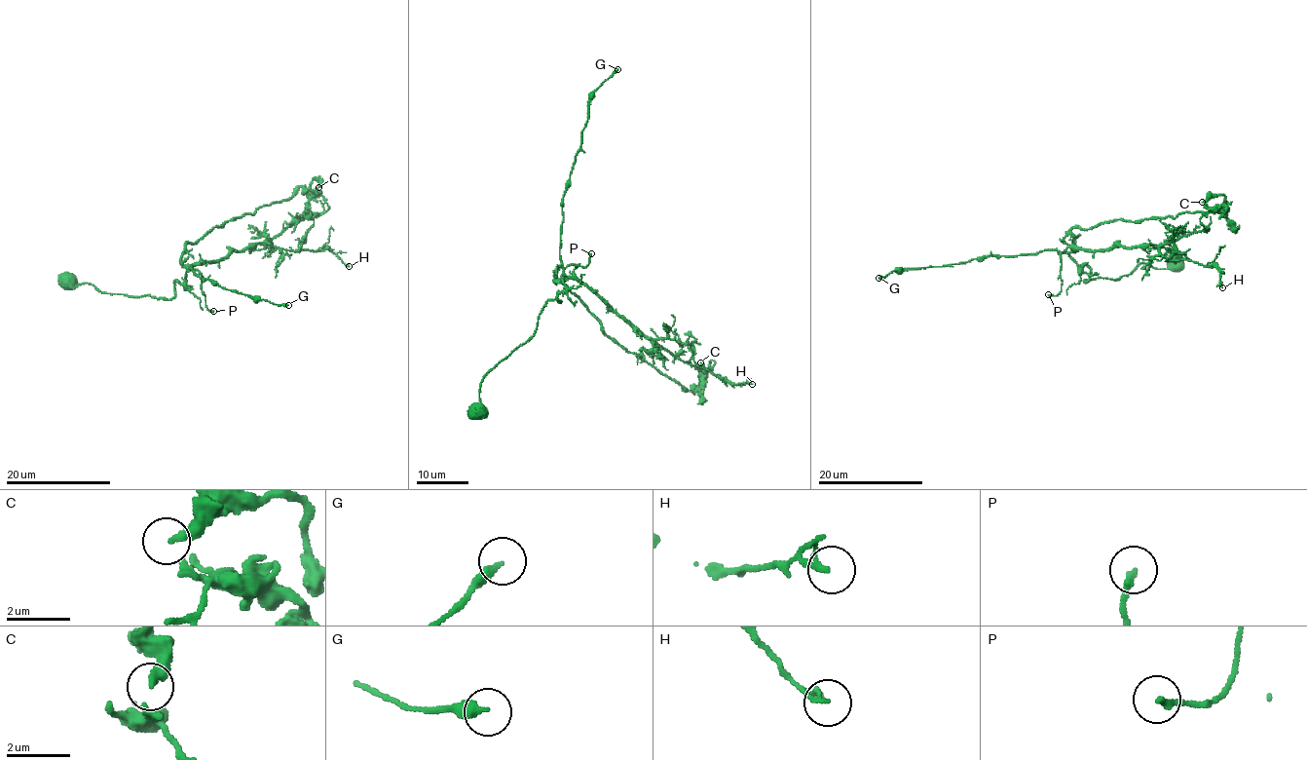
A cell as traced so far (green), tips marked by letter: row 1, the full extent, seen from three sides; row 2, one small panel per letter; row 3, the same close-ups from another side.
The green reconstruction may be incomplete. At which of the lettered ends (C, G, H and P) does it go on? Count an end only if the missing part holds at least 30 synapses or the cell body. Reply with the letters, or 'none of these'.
none of these

